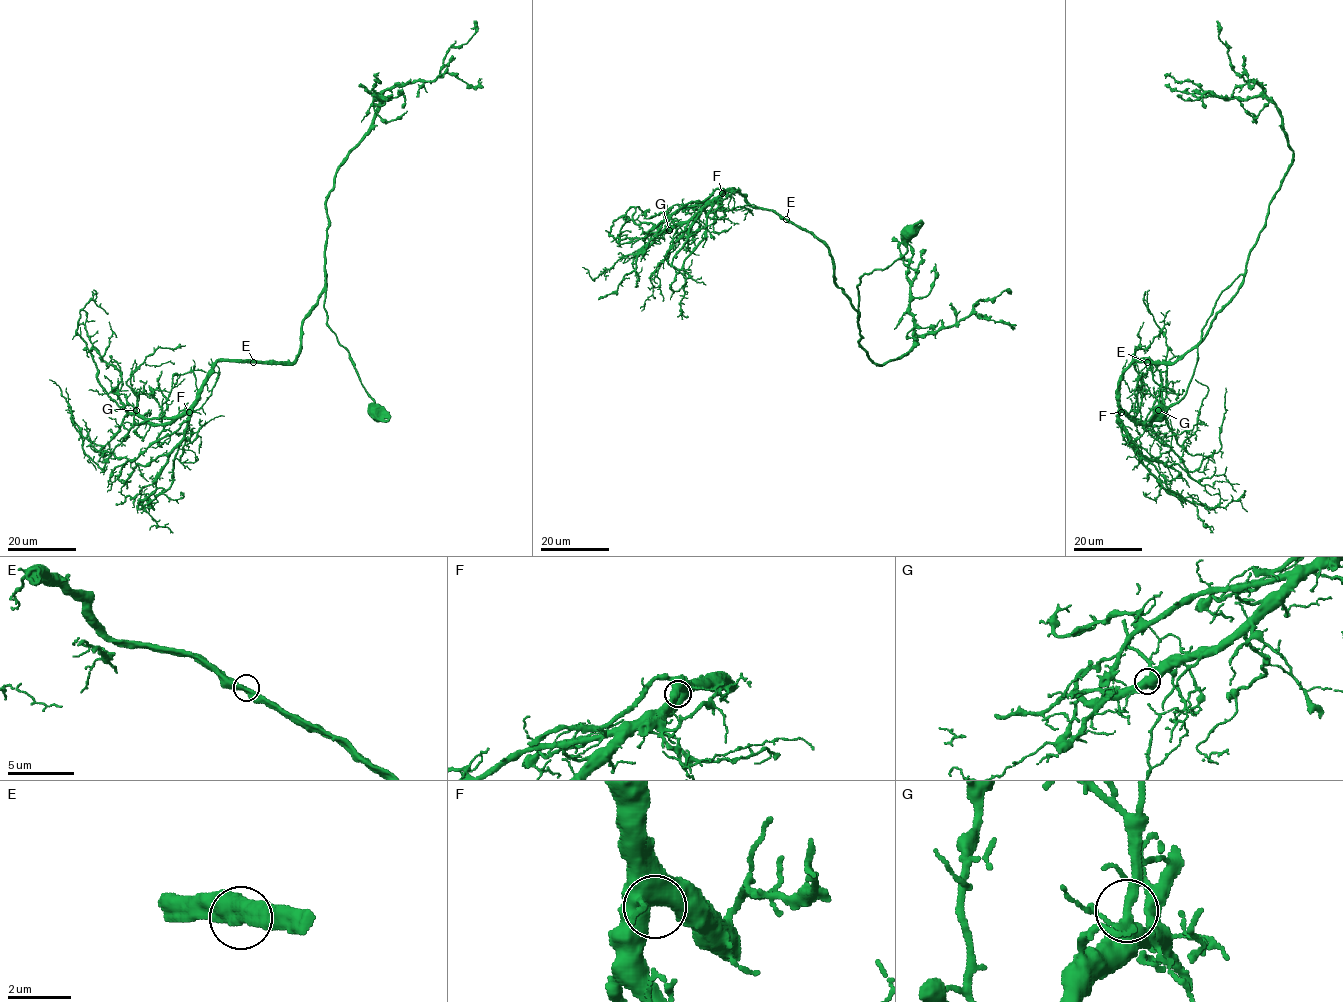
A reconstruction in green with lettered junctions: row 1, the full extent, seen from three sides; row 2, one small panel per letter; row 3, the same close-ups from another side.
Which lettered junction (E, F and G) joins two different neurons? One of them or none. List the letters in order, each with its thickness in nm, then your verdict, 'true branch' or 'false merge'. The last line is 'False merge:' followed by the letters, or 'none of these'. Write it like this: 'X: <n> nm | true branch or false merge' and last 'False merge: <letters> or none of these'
E: 550 nm | true branch
F: 700 nm | true branch
G: 420 nm | true branch
False merge: none of these

